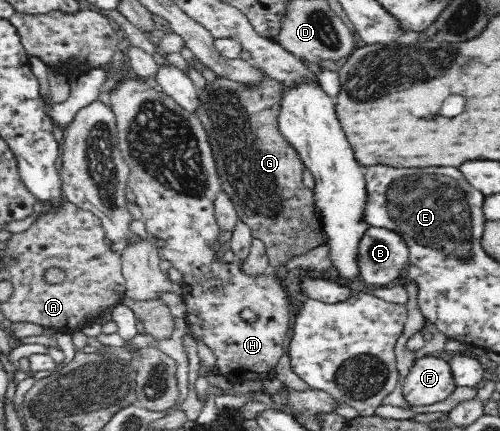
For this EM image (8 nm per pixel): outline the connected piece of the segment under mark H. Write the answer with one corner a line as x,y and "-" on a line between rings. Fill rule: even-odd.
133,70
125,71
124,76
122,76
120,80
116,81
114,88
110,91
109,103
111,109
115,112
118,146
121,155
123,156
123,160
125,160
125,163
129,168
128,178
126,179
128,183
127,187
135,196
135,205
139,207
143,217
145,218
147,232
152,236
163,239
167,242
166,248
163,250
157,249
157,252
160,253
162,260
167,259
168,261
171,261
172,266
177,268
177,270
183,274
183,281
180,286
182,287
182,298
186,303
186,316
184,319
189,326
190,335
196,340
203,340
203,342
205,342
205,344
214,351
217,357
215,371
221,375
225,375
231,381
240,382
244,379
269,379
274,375
279,357
285,353
285,335
287,335
287,331
289,331
289,323
293,323
292,313
295,309
289,309
289,304
287,304
289,303
289,300
287,300
287,296
285,296
285,290
283,290
283,287
277,278
273,279
269,277
273,274
270,273
270,270
261,276
248,277
241,273
241,265
243,264
239,261
235,261
231,264
224,264
221,263
221,260
214,260
216,252
211,252
209,247
214,243
217,235
219,234
219,226
217,226
217,218
215,218
214,202
221,189
219,178
217,177
217,170
215,169
213,154
203,124
200,123
199,118
193,112
181,107
175,99
173,99
169,94
166,94
163,90
158,91
155,87
151,87
151,85
149,85
149,83
147,83
147,81
145,81
141,76
137,76
136,79
131,78
131,76
127,76
133,72
-
255,305
259,305
261,309
256,310
-
245,309
251,309
260,317
255,319
253,322
245,320
245,318
241,316
241,313
243,313

